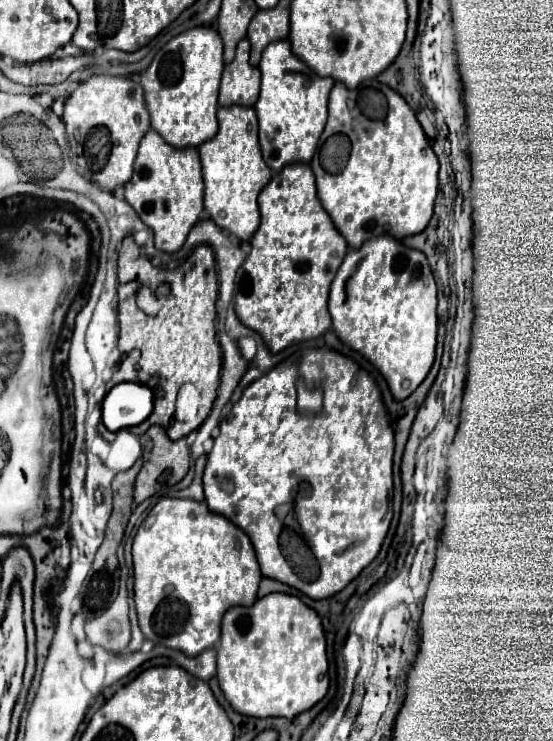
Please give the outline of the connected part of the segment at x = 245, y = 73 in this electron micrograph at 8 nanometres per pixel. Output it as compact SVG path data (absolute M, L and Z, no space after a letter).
M244 37L238 43L236 57L224 67L220 83L220 105L254 105L260 93L260 69L248 61L250 41Z

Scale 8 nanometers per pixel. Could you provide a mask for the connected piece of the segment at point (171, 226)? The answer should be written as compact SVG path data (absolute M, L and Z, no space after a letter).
M154 129L142 137L134 175L124 185L126 201L136 209L140 219L154 231L154 243L160 251L178 251L204 209L204 181L200 155L196 147L172 147Z

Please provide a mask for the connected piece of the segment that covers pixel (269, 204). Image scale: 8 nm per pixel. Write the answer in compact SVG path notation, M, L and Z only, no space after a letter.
M292 163L278 171L270 183L260 191L258 197L260 205L260 227L250 239L252 251L246 257L244 265L238 269L236 287L234 287L234 301L236 301L236 315L240 321L258 331L272 353L286 349L292 343L306 341L318 337L330 329L330 313L328 313L328 289L330 283L348 251L346 239L334 229L332 219L326 215L318 195L316 195L316 179L312 173L310 163Z

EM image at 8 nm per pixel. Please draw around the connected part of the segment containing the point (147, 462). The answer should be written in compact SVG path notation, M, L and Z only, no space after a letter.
M152 425L146 435L150 437L152 447L144 451L144 465L136 477L136 505L158 491L162 477L166 477L166 485L174 485L190 469L190 445L186 439L166 439L166 429L158 425Z

